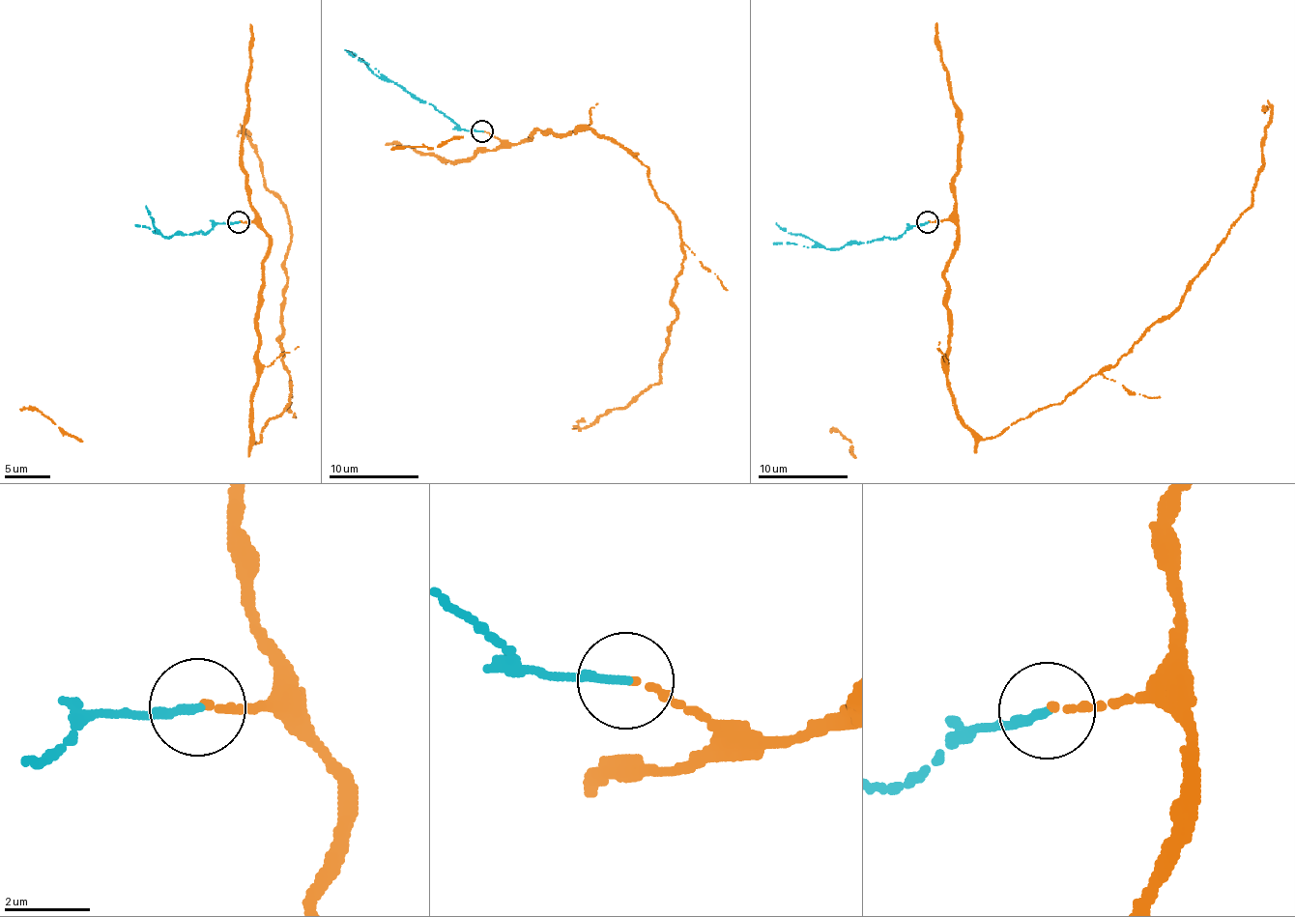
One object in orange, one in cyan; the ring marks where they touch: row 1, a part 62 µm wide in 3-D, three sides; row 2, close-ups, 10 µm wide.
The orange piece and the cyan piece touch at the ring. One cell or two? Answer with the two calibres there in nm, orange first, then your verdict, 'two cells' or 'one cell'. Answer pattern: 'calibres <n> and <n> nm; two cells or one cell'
calibres 140 and 200 nm; one cell

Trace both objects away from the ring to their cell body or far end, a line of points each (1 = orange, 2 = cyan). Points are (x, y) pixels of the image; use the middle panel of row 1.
1: (484, 130), (505, 141), (594, 130), (647, 165), (679, 225), (677, 314), (658, 384), (583, 429), (584, 417)
2: (482, 130), (458, 129), (451, 119), (384, 79), (364, 61), (348, 51)

